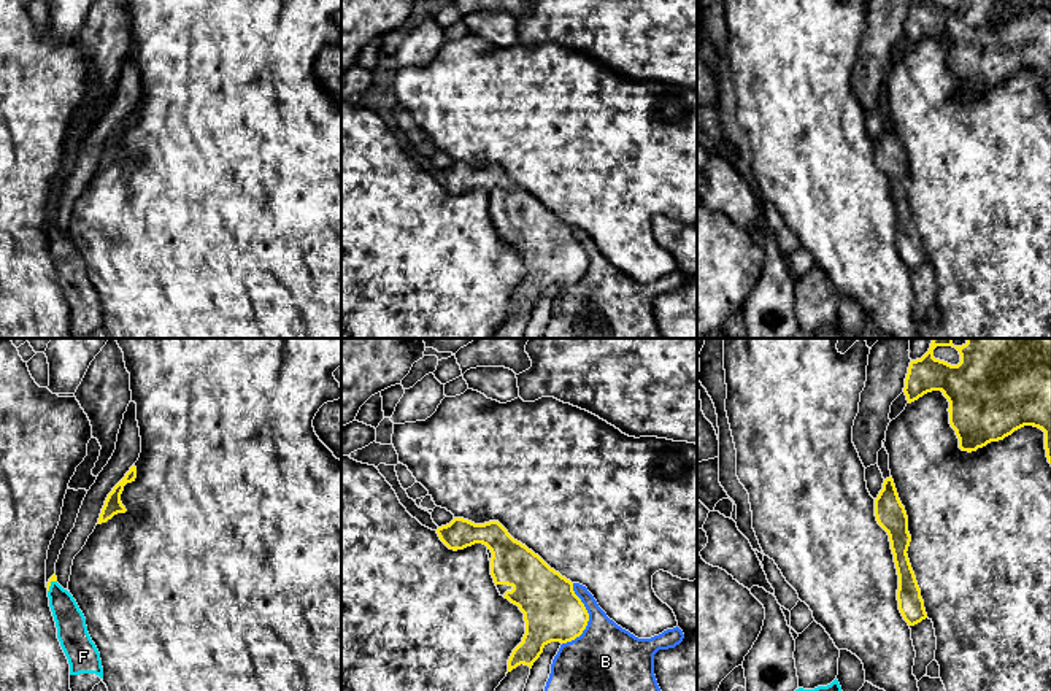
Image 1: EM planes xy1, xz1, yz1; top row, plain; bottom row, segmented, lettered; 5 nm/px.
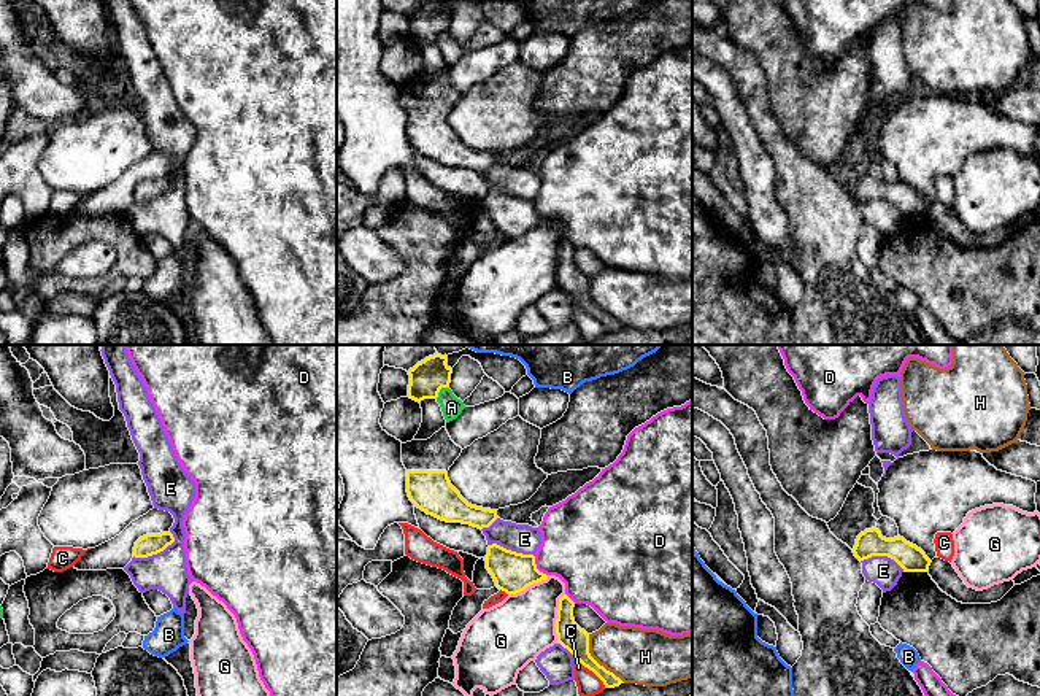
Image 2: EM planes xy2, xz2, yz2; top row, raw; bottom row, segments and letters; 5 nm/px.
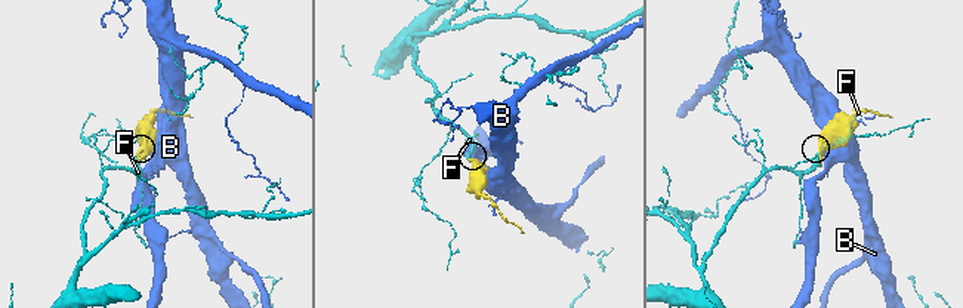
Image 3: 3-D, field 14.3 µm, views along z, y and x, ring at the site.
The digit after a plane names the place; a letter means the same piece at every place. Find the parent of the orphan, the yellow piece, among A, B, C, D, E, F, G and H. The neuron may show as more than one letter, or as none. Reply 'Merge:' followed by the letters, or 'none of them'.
Merge: F

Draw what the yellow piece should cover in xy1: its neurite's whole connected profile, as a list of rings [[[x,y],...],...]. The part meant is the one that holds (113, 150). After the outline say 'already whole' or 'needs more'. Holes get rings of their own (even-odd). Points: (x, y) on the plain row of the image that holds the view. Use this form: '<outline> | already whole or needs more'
[[[132,110],[130,114],[125,118],[125,121],[108,138],[97,168],[106,167],[114,159],[127,156],[121,146],[121,138],[124,135],[124,130],[127,127],[135,125],[135,122],[137,122],[137,111]]] | already whole

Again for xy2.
[[[170,175],[160,176],[160,178],[146,178],[135,186],[133,200],[148,202],[148,200],[157,199],[173,186],[175,186],[175,181]]] | already whole

